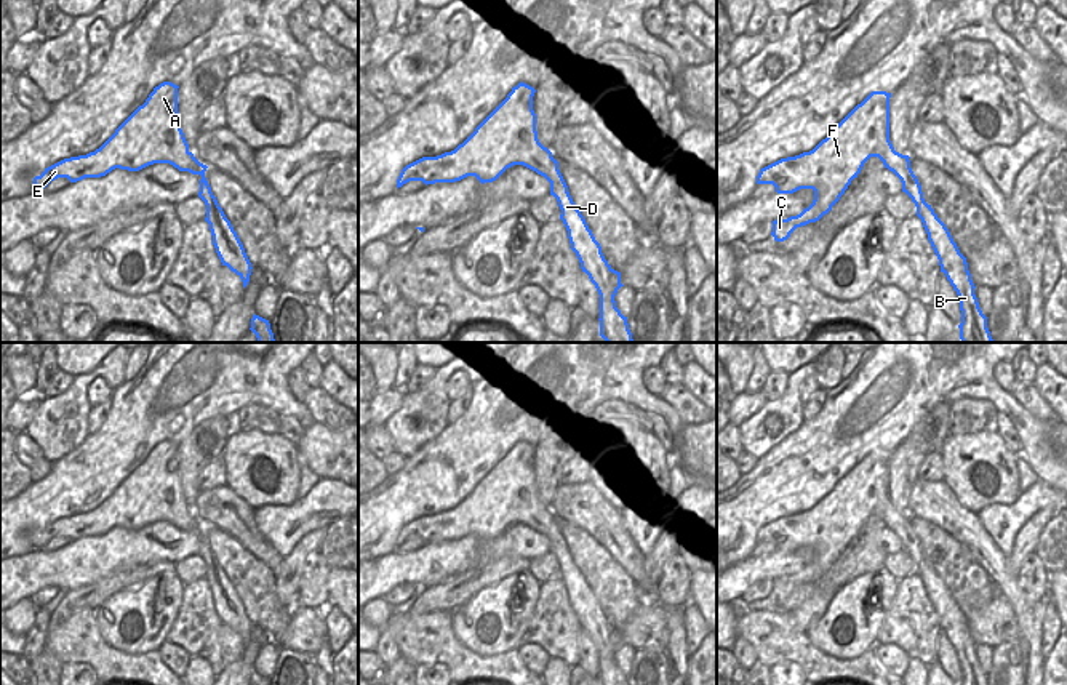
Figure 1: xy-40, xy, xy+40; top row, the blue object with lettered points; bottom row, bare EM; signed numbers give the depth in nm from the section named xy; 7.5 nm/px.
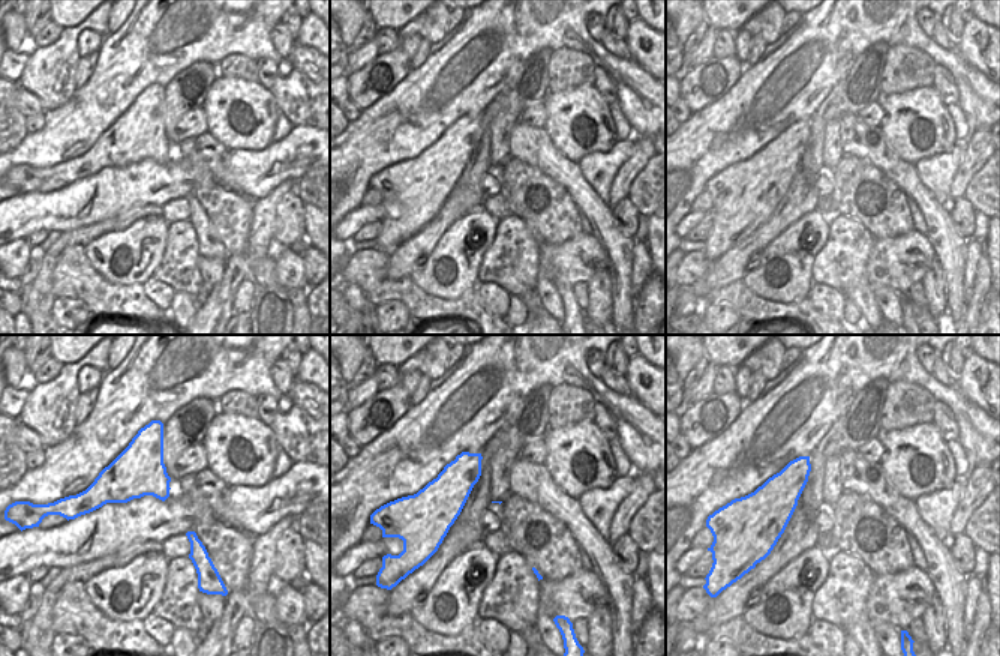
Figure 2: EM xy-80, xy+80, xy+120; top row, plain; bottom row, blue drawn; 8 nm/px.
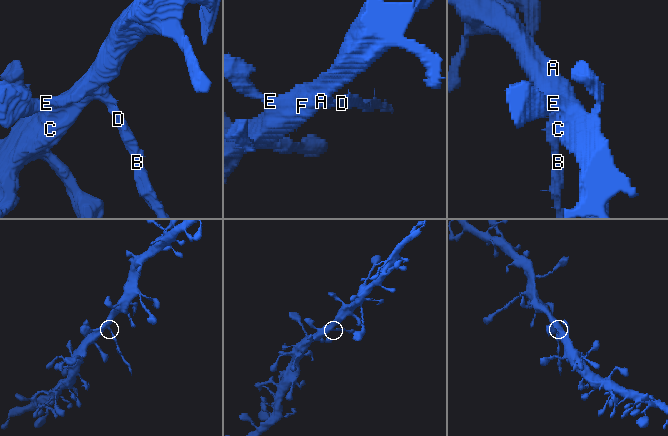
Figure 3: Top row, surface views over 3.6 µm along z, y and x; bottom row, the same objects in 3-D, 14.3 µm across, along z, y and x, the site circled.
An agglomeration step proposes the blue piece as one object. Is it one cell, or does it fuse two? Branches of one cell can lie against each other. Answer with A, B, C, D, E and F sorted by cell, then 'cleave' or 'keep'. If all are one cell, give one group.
A C E F / B D; cleave

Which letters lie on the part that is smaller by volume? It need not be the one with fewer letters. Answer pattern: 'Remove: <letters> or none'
Remove: B, D

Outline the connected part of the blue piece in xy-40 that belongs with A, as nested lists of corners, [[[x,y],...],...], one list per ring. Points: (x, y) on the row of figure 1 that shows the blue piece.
[[[163,82],[154,88],[115,133],[94,152],[64,158],[34,178],[34,190],[58,178],[70,182],[101,178],[115,168],[139,171],[154,163],[182,165],[194,158],[178,115],[178,85]]]

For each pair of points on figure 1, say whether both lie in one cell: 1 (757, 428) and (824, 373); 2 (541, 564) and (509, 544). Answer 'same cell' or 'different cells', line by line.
1: same cell
2: different cells

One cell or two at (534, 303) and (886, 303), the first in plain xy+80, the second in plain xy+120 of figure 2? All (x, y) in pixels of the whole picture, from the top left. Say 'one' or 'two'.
two

